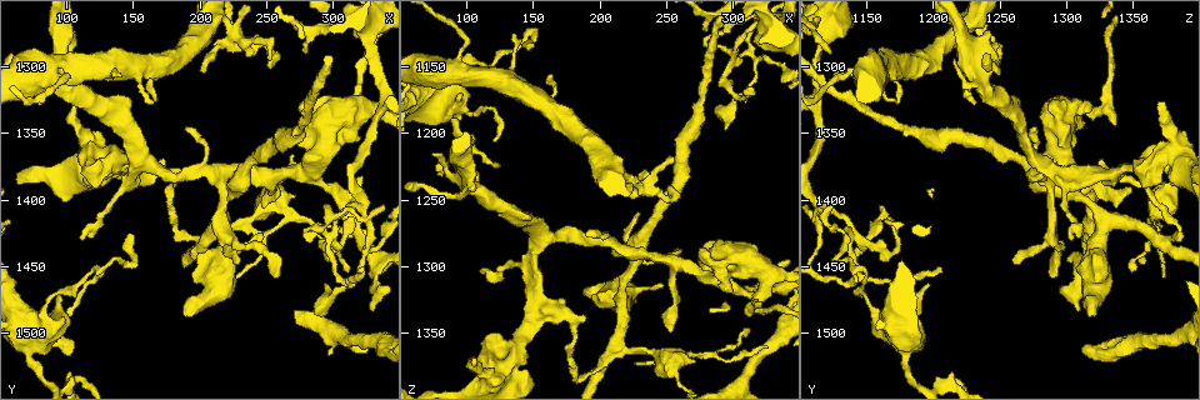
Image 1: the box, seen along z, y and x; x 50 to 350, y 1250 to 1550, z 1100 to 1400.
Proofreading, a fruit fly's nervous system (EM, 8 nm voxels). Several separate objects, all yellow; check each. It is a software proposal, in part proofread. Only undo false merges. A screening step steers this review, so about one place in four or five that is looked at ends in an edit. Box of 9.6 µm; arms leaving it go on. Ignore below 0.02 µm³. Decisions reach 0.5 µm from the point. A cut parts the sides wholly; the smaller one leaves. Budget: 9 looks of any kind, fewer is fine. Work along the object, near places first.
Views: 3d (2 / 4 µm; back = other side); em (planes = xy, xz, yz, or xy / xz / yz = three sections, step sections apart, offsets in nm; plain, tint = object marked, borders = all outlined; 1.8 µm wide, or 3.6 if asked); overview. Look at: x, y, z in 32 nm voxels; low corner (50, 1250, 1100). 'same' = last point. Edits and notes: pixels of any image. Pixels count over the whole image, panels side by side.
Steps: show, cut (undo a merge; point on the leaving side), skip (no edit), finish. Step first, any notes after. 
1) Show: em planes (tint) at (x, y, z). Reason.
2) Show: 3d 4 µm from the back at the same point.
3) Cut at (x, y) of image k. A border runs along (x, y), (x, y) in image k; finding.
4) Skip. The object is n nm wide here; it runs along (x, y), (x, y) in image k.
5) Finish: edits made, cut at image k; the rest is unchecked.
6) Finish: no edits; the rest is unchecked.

Show: 3d 4 µm at (302, 1420, 1136).

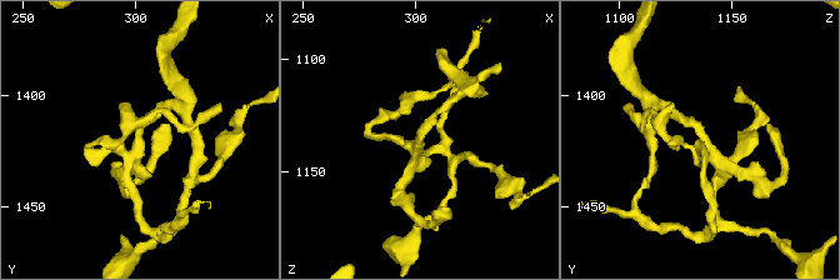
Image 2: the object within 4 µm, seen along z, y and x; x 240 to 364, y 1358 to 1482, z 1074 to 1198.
Show: em planes (tint) at (301, 1423, 1139).

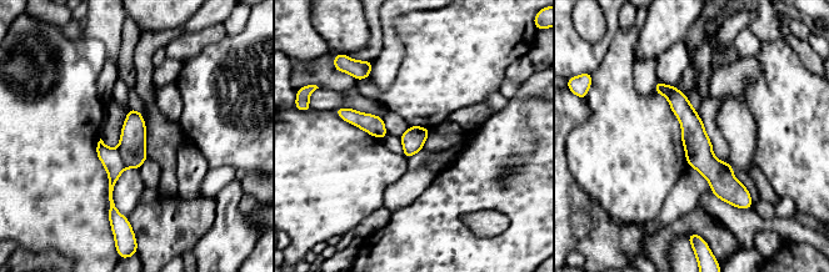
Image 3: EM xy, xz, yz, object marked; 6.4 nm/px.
Skip. The object is 150 nm wide here; one cell here.

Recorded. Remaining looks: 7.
Show: 3d 4 µm at (326, 1280, 1118). Arms part here.

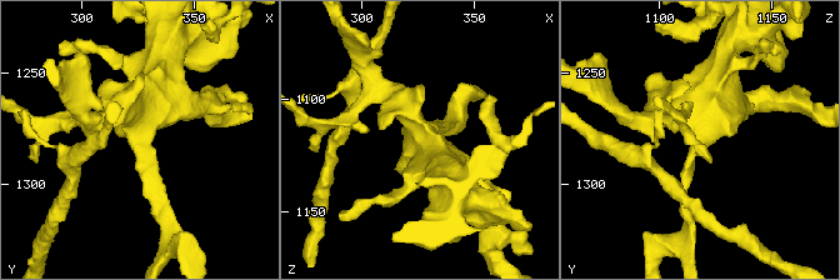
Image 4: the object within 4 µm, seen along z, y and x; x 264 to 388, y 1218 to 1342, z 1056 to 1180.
Show: em planes (tint) at (325, 1277, 1120).

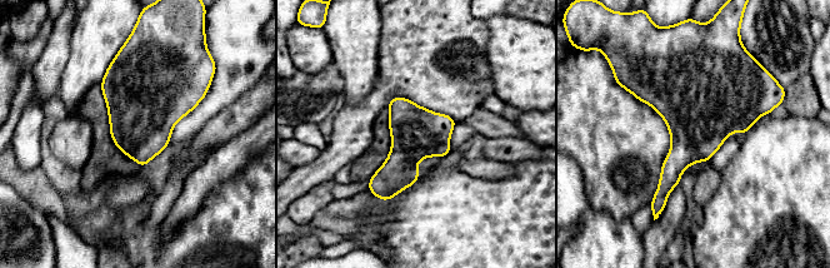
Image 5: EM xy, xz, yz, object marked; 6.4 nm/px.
Skip. The object is 340 nm wide here; continuous, no second cell.

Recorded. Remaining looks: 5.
Show: em planes (borders) at (274, 1414, 1366). Thick turns thin.

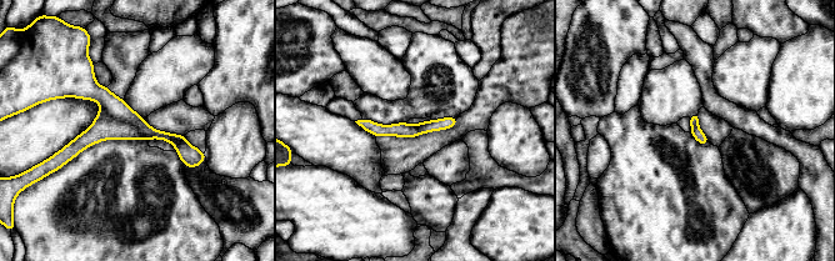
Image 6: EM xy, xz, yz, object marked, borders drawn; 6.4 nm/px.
Cut at (118, 109) of image 6. A border runs along (101, 105), (113, 118), (153, 137) in image 6; two cells meet here.

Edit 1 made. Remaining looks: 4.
Show: overview.

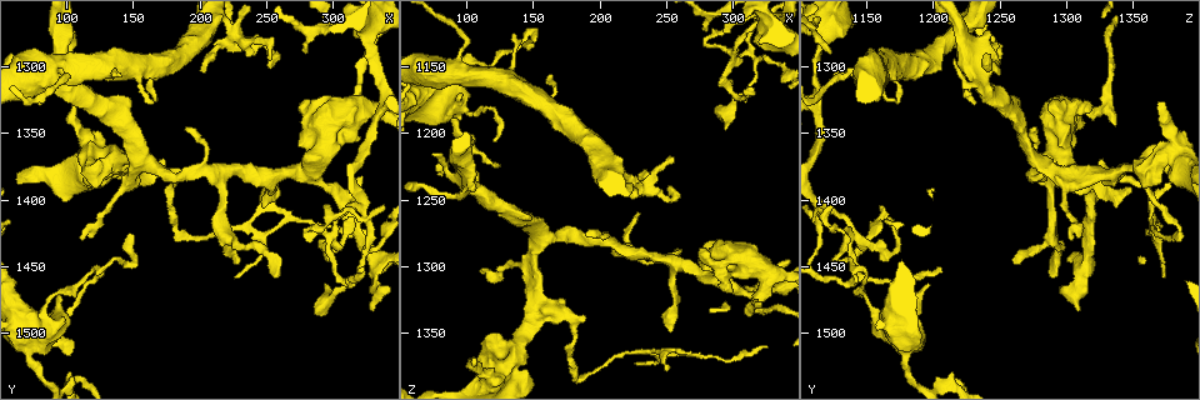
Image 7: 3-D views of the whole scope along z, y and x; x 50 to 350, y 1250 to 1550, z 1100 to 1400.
Show: 3d 2 µm from the back at (138, 1370, 1360). Calibre changes.

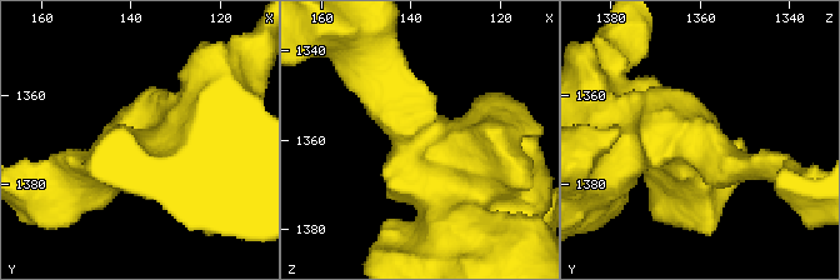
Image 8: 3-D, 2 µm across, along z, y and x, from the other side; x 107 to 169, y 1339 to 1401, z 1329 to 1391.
Show: em yz step 16 (plain) at (136, 1371, 1361). The arms are 200, 650 nm wide; now the EM.

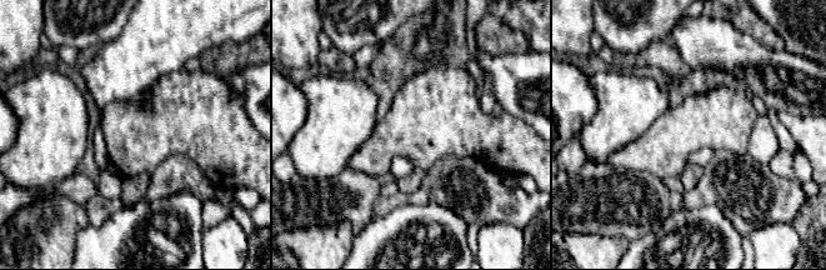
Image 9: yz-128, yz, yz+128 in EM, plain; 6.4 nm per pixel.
Show: em yz step 16 (tint) at the same point.

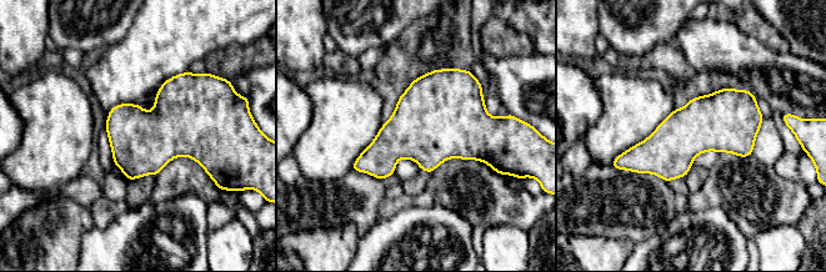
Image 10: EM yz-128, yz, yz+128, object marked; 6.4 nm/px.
Skip. All the same cell.

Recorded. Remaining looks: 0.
Finish: edits made, cut at image 6; the rest is unchecked.

